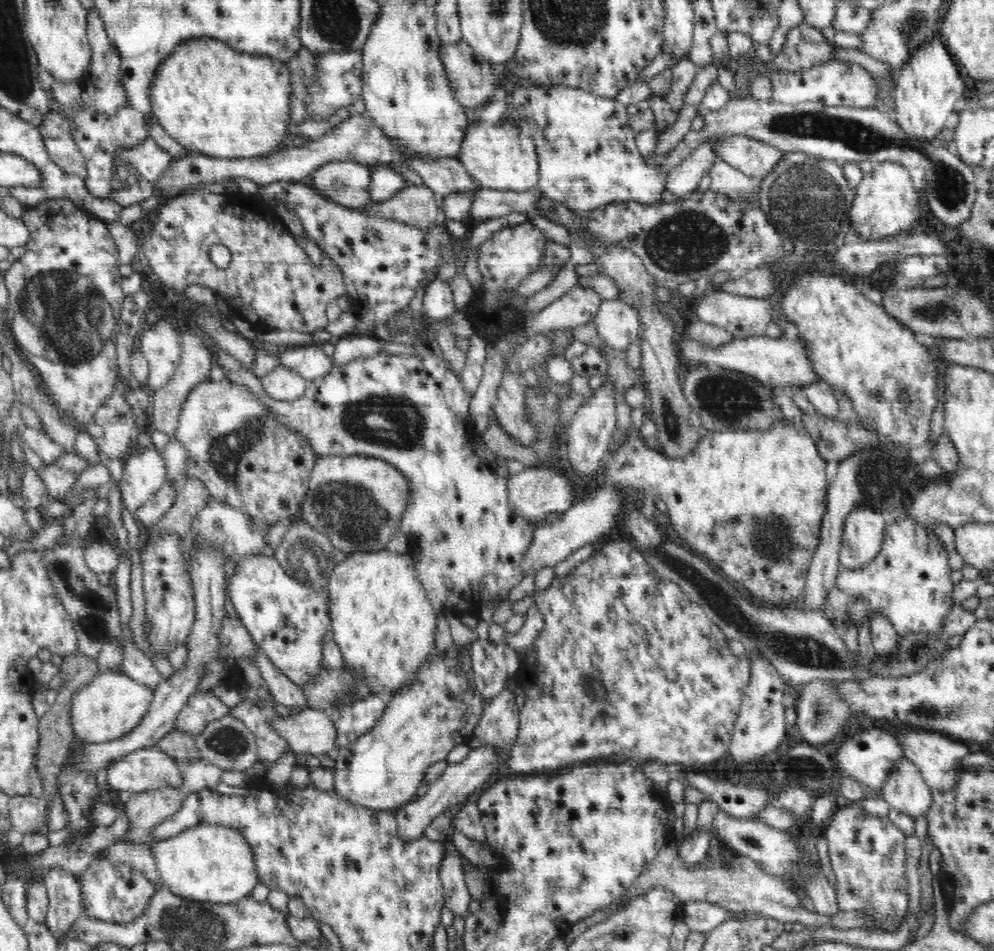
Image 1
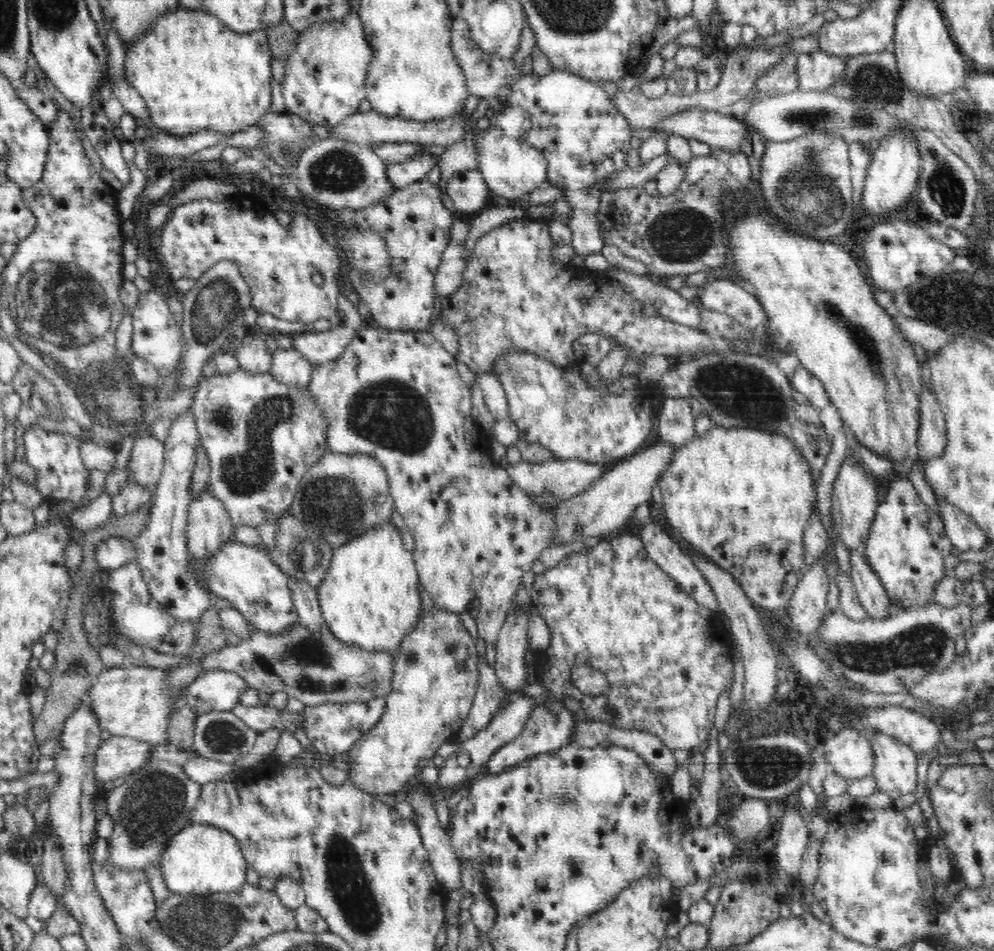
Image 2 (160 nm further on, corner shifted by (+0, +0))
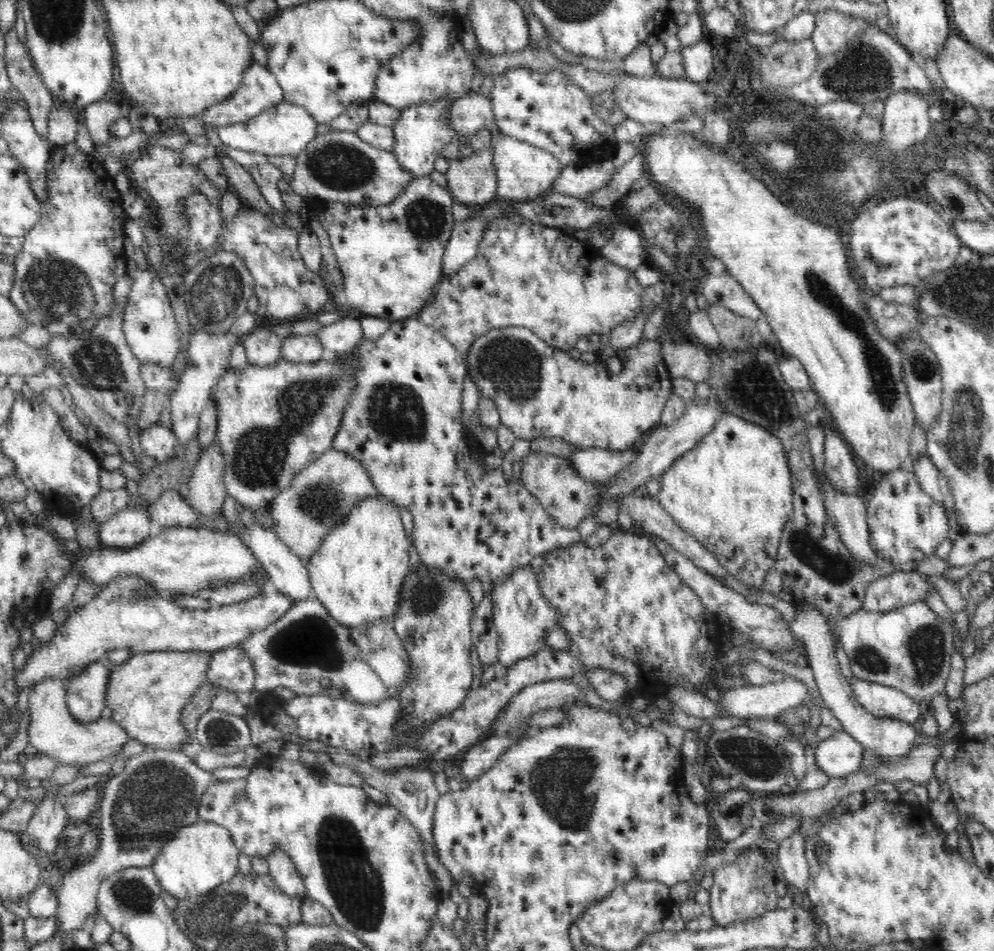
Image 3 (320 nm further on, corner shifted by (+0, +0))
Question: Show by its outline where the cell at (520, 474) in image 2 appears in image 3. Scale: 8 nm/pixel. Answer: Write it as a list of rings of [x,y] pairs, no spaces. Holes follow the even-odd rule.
[[[635,448],[617,452],[616,450],[577,449],[568,460],[575,472],[588,481],[601,484],[616,478],[618,472],[628,469],[639,454]]]

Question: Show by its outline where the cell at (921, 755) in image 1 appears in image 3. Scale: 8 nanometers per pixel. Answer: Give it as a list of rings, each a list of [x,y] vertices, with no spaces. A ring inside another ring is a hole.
[[[854,675],[849,682],[856,700],[876,717],[896,718],[912,725],[927,712],[925,705],[890,686],[872,683]]]

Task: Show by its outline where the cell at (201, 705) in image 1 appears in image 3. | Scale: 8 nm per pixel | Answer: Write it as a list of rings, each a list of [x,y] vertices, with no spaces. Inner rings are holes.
[[[238,645],[213,652],[206,672],[206,682],[218,685],[220,690],[238,694],[255,688],[256,675],[250,657],[242,654]]]

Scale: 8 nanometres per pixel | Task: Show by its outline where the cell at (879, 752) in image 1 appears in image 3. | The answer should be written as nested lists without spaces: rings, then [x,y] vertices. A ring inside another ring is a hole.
[[[836,731],[834,736],[816,743],[814,767],[831,777],[846,776],[860,770],[864,749],[848,732]]]

